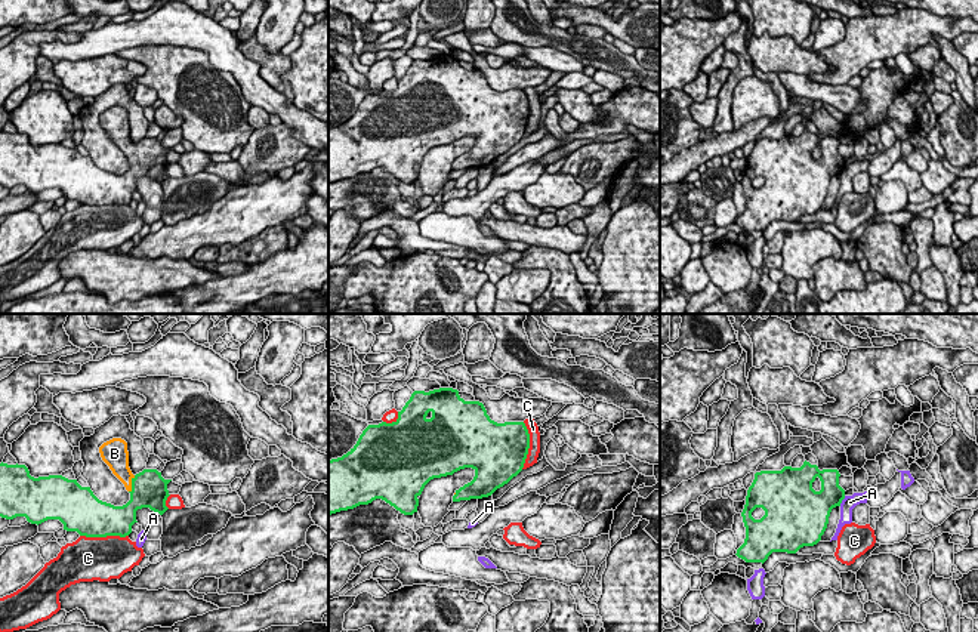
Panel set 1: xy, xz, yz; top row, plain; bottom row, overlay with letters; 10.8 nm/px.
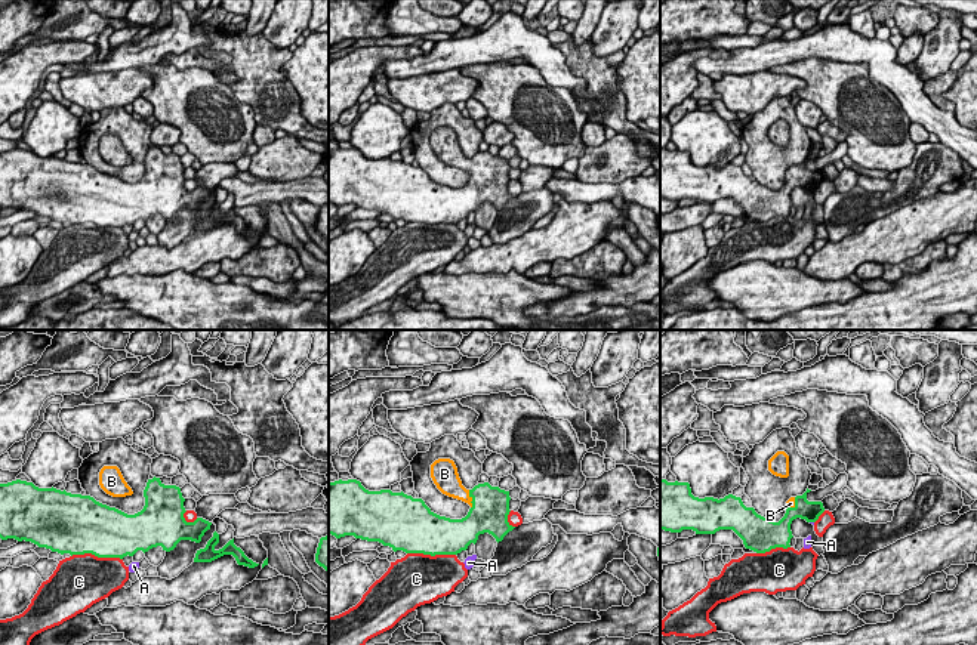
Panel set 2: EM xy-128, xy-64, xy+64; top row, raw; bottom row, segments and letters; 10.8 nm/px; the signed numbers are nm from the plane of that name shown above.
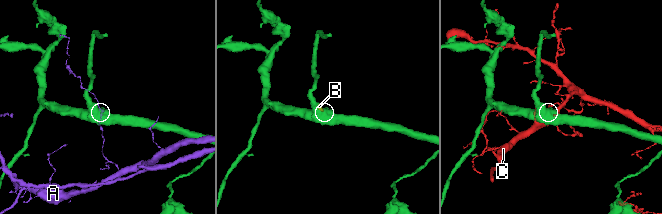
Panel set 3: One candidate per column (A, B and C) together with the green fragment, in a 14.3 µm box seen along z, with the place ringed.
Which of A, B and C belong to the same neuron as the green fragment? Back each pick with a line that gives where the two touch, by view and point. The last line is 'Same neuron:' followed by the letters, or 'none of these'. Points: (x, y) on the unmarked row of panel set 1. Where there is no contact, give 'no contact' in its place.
B: contact xy (132, 153)
Same neuron: B

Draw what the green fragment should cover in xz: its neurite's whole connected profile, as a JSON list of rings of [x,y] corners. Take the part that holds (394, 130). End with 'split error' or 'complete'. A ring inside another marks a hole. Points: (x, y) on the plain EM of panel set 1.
[[[457,58],[414,59],[392,92],[368,93],[342,126],[328,129],[328,184],[382,167],[404,184],[417,181],[419,164],[434,148],[472,136],[475,145],[453,170],[482,167],[516,145],[525,132],[530,102],[524,90],[497,92],[479,70],[465,70]]]; complete

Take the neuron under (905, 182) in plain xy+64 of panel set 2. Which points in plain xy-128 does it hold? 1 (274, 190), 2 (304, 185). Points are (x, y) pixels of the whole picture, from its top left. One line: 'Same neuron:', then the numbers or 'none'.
Same neuron: none

